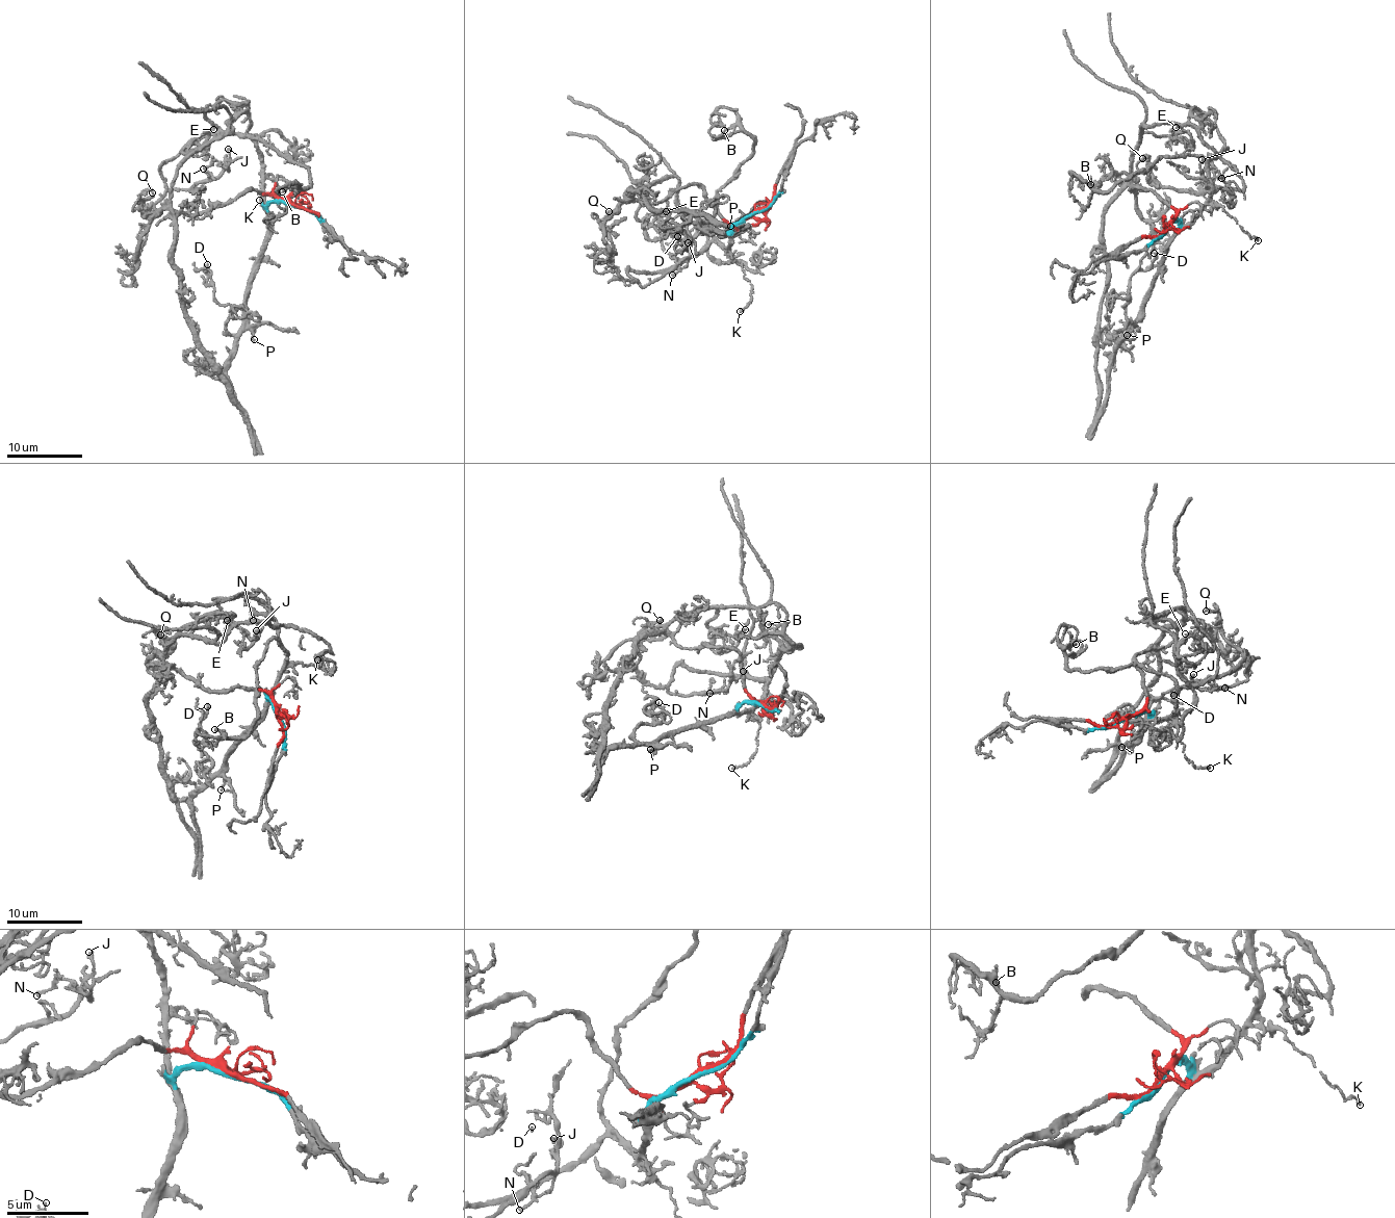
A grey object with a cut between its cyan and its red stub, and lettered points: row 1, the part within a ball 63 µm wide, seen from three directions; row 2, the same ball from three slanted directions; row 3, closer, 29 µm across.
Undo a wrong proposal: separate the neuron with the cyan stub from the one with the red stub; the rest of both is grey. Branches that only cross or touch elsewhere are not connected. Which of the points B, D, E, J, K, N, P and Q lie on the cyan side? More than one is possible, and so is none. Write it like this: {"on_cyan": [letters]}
{"on_cyan": ["B", "D", "J", "K", "N", "P", "Q"]}

